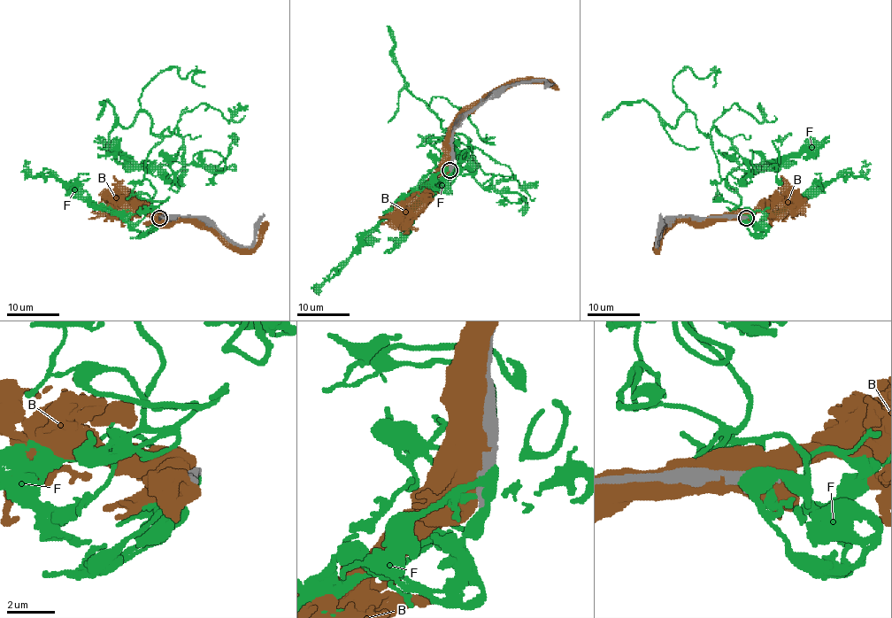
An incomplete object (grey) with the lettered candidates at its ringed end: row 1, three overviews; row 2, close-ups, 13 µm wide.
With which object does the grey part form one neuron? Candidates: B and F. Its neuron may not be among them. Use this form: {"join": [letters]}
{"join": []}

